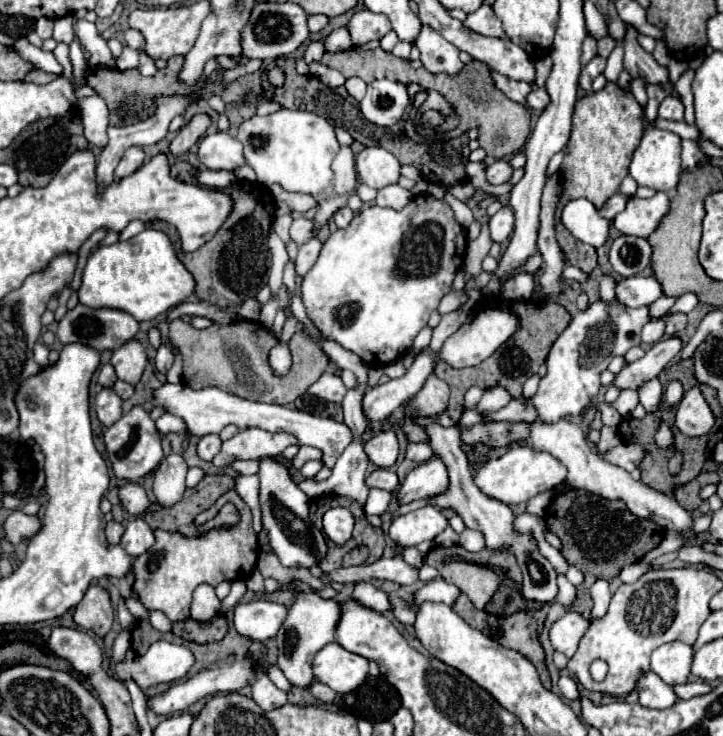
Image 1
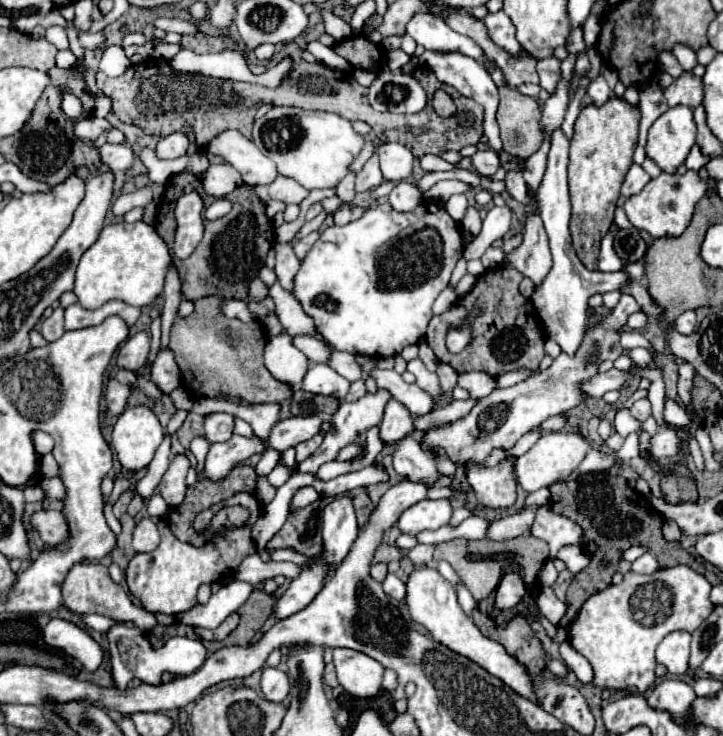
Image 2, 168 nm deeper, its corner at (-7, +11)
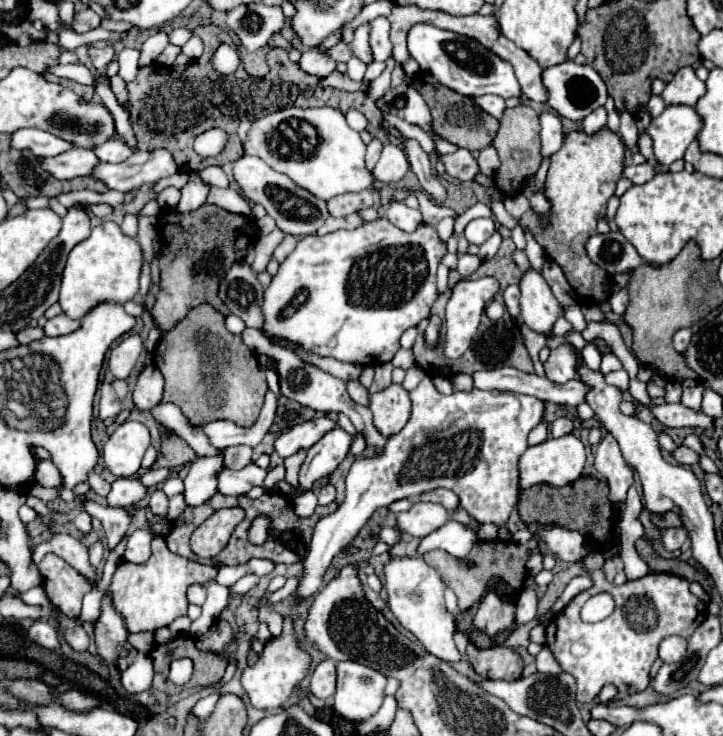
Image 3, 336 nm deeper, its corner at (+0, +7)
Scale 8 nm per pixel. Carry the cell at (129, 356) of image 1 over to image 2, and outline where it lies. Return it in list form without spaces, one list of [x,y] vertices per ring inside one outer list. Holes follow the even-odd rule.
[[[138,331],[134,335],[130,335],[118,349],[118,357],[116,363],[122,369],[128,371],[138,371],[144,367],[146,357],[150,351],[150,335],[144,331]]]

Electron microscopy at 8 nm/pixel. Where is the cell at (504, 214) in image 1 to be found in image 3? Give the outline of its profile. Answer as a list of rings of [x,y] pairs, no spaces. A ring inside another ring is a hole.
[[[473,219],[465,227],[465,239],[469,243],[475,243],[475,245],[485,243],[493,233],[495,233],[495,221],[493,219]]]

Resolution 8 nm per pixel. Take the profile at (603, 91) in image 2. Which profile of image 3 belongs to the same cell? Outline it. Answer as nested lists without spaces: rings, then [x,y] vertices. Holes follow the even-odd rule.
[[[601,107],[601,109],[595,109],[591,115],[585,117],[583,121],[583,131],[587,135],[595,135],[599,129],[603,129],[607,123],[607,111]]]

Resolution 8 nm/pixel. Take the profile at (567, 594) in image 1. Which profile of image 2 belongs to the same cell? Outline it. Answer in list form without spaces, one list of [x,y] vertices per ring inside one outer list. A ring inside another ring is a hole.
[[[548,507],[538,509],[530,533],[534,537],[544,539],[550,545],[550,559],[558,571],[566,569],[566,565],[558,559],[560,547],[566,544],[580,543],[580,539],[582,539],[582,529],[574,521],[552,513]]]

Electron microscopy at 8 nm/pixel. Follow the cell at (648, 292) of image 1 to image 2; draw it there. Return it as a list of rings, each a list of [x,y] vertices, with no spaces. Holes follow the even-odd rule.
[[[560,129],[554,131],[552,147],[548,153],[548,169],[546,169],[542,185],[536,193],[536,201],[538,201],[538,209],[540,209],[546,233],[548,233],[554,265],[552,265],[550,273],[542,279],[542,283],[534,289],[532,303],[538,309],[538,315],[546,325],[548,337],[554,339],[562,347],[562,351],[572,355],[580,347],[582,337],[586,333],[586,309],[588,309],[590,295],[622,289],[622,287],[630,285],[630,275],[624,269],[614,271],[614,273],[588,271],[578,261],[578,255],[574,253],[572,237],[570,237],[570,229],[568,229],[568,221],[570,221],[570,197],[568,197],[568,177],[566,177],[568,145],[570,143],[564,137],[564,133]]]

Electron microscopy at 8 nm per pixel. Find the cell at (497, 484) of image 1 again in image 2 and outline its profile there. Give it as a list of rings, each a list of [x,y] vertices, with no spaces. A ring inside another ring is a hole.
[[[544,431],[542,437],[524,455],[520,455],[516,459],[516,463],[514,463],[516,481],[520,481],[520,485],[526,493],[534,493],[540,487],[548,487],[556,481],[562,481],[564,477],[568,477],[578,467],[578,463],[584,459],[588,447],[590,445],[586,443],[586,439],[576,435],[576,433]]]

